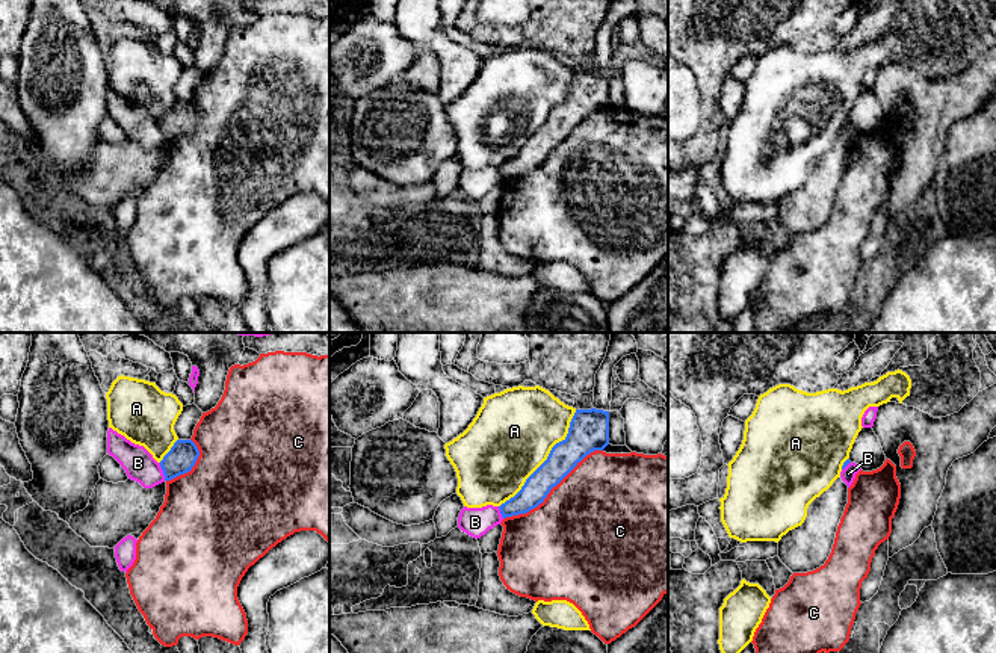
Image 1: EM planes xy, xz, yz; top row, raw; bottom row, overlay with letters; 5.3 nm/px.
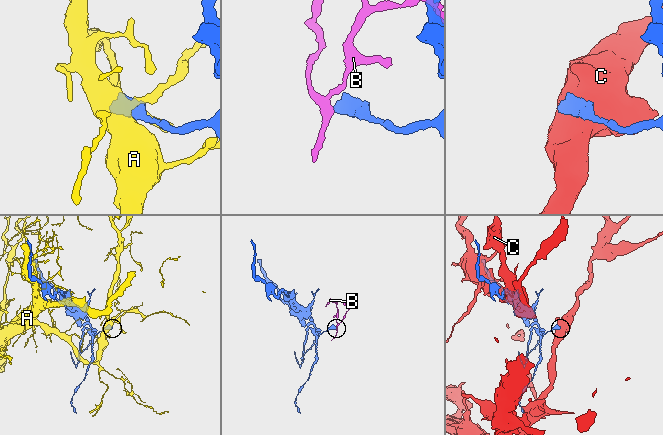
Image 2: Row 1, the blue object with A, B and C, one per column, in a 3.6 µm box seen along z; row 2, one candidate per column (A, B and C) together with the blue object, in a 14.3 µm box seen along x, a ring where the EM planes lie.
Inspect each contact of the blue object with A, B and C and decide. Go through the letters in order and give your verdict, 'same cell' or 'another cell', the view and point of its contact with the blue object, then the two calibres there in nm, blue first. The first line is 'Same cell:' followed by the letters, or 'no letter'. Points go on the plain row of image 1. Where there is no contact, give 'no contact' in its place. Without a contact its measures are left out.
Same cell: no letter
A: another cell; meets blue in xz at (546, 121); 190 nm thick on the blue side, 440 nm on the other
B: another cell; meets blue in xy at (163, 133); 150 nm thick on the blue side, 160 nm on the other
C: another cell; meets blue in xz at (550, 150); 160 nm thick on the blue side, 480 nm on the other

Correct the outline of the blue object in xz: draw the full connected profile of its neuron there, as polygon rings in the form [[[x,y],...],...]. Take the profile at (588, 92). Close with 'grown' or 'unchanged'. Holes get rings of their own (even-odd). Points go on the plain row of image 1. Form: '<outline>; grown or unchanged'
[[[576,71],[567,98],[556,104],[547,121],[526,141],[521,151],[499,168],[503,180],[526,175],[544,163],[553,148],[556,148],[586,116],[603,112],[609,106],[609,73]]]; unchanged

